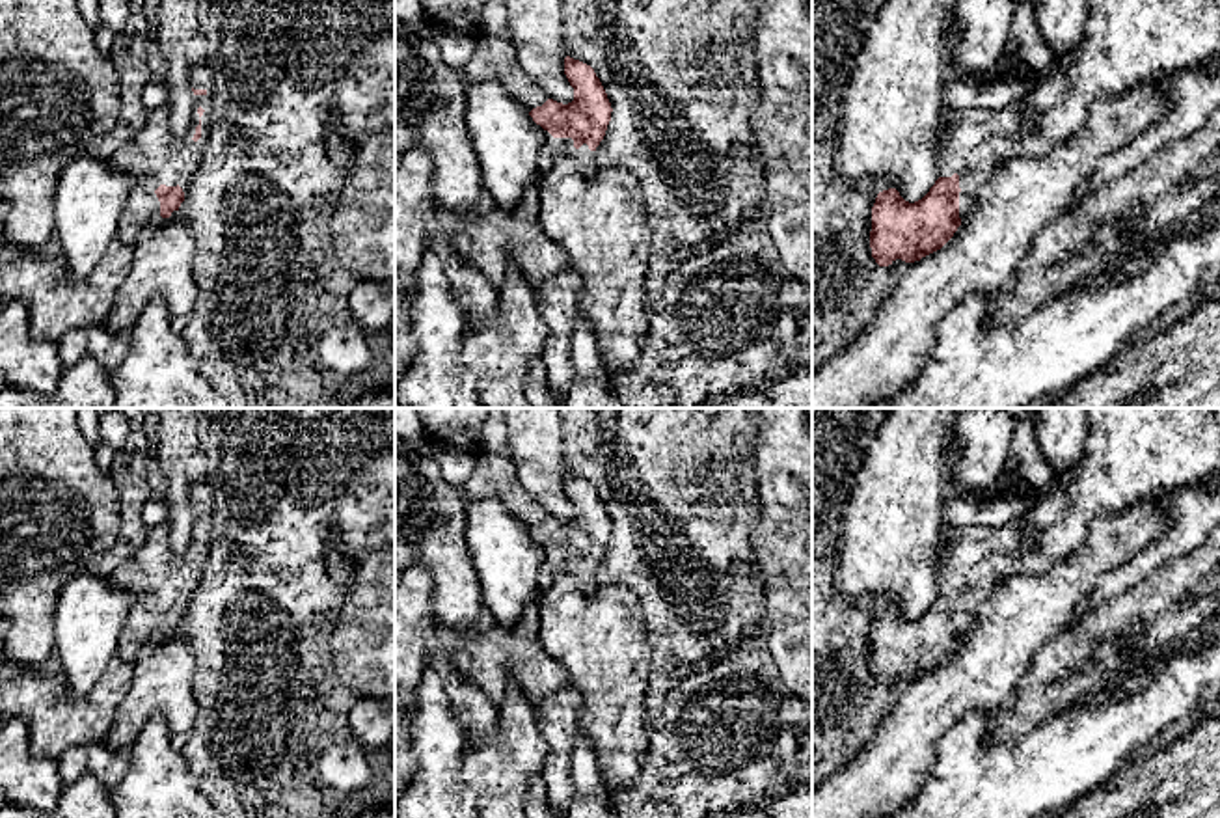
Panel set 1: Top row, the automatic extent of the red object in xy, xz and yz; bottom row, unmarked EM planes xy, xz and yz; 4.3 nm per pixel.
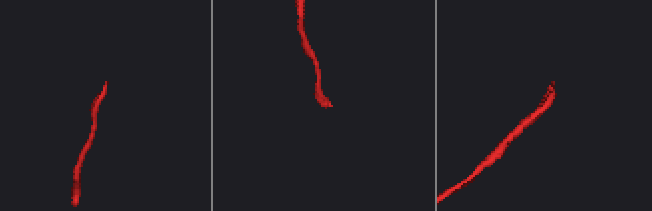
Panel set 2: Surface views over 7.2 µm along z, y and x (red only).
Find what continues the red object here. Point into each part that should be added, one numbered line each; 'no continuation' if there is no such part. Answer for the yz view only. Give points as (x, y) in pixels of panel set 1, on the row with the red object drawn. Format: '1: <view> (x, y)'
1: yz (971, 127)

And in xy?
1: xy (157, 157)

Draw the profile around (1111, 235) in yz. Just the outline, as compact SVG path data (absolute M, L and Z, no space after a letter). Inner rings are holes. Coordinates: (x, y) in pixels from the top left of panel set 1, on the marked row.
M1134 207L1125 216L1101 224L1093 237L1093 242L1105 252L1118 252L1142 211L1142 207Z

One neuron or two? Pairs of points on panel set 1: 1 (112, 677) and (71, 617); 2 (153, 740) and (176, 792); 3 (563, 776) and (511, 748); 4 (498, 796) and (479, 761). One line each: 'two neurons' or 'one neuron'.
1: two neurons
2: one neuron
3: two neurons
4: one neuron

